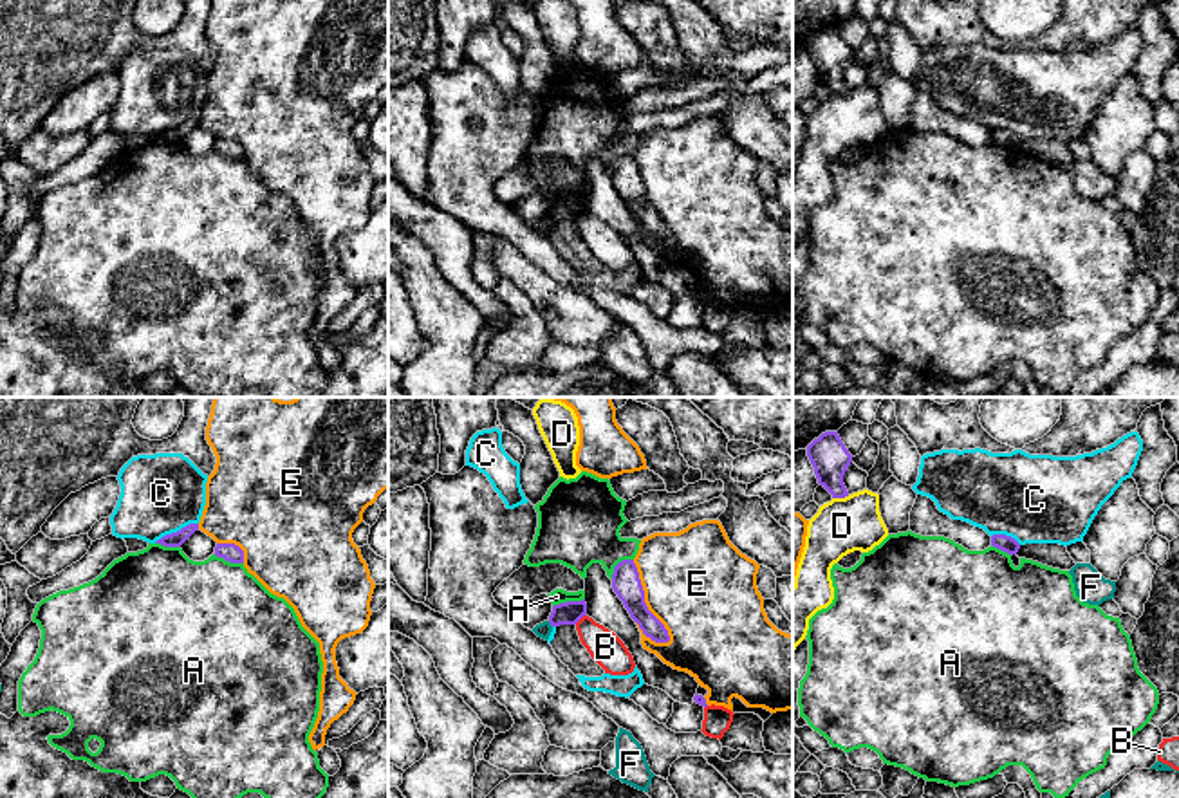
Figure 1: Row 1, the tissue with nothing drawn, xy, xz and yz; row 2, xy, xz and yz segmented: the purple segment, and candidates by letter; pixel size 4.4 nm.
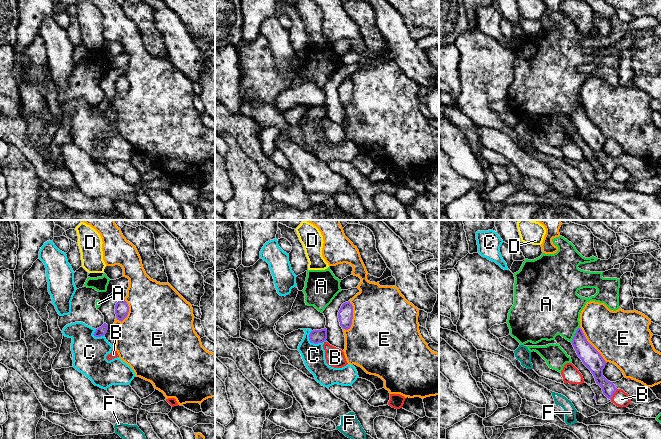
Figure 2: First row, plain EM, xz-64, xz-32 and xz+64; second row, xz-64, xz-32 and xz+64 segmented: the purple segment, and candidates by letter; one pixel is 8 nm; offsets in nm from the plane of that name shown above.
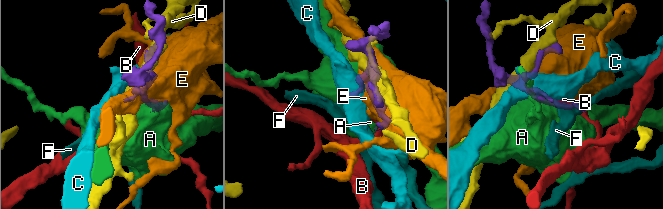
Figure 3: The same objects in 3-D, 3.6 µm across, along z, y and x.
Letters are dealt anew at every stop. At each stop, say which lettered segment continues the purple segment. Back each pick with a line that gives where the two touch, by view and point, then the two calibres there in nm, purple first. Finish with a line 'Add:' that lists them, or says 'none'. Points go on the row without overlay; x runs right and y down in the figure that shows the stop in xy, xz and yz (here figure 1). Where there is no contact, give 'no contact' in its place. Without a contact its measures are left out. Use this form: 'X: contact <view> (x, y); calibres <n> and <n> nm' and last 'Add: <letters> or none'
Add: none

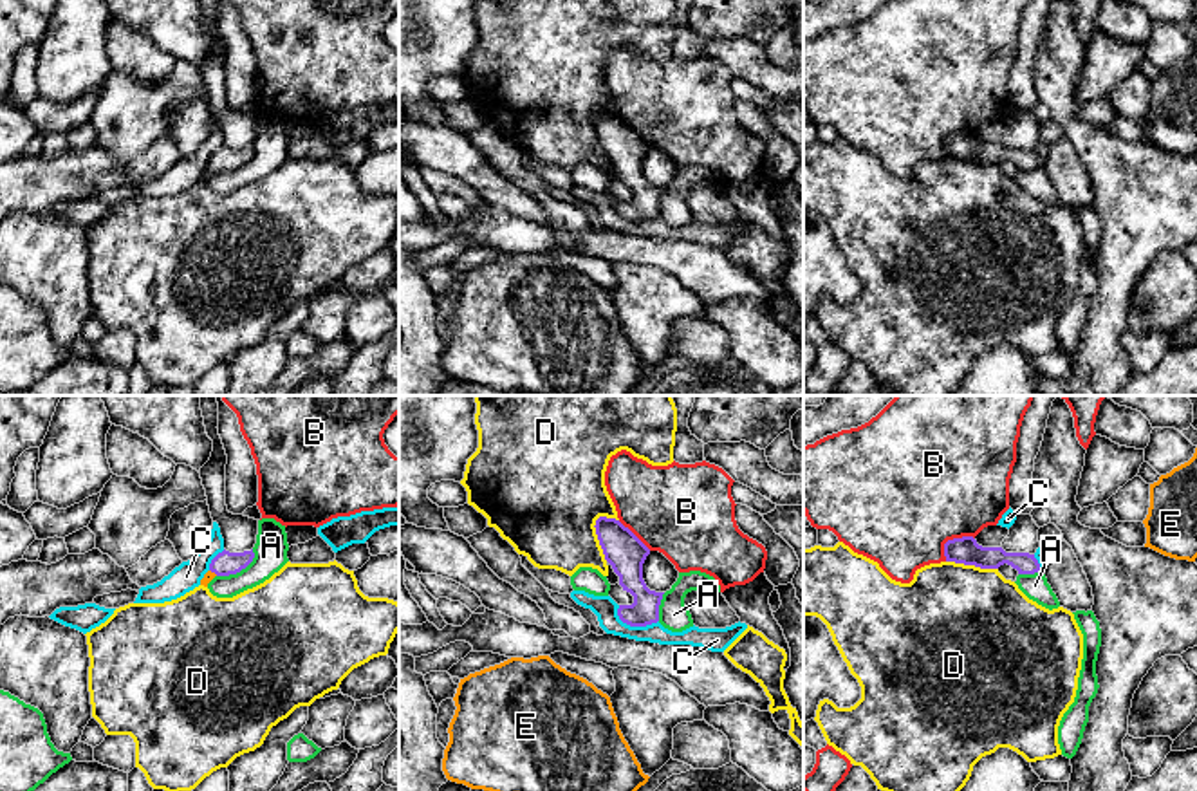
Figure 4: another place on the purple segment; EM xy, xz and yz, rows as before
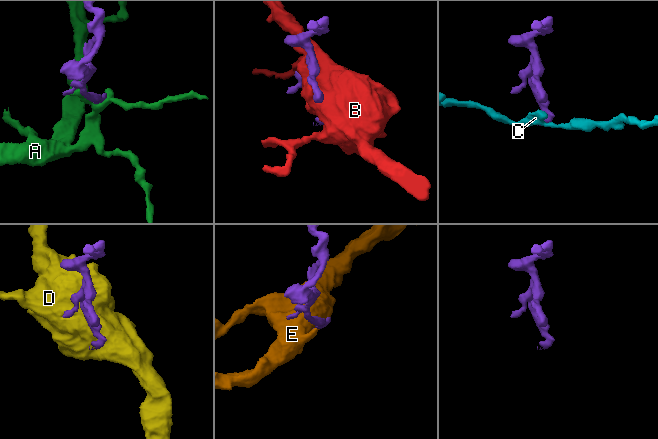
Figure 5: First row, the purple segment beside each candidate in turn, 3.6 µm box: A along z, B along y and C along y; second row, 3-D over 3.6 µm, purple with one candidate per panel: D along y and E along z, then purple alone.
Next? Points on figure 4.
E: contact xy (213, 167); calibres 110 and 50 nm
Add: E

